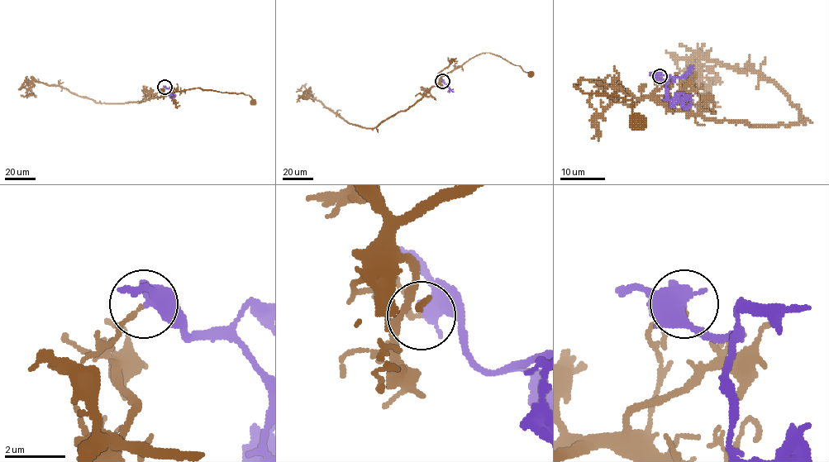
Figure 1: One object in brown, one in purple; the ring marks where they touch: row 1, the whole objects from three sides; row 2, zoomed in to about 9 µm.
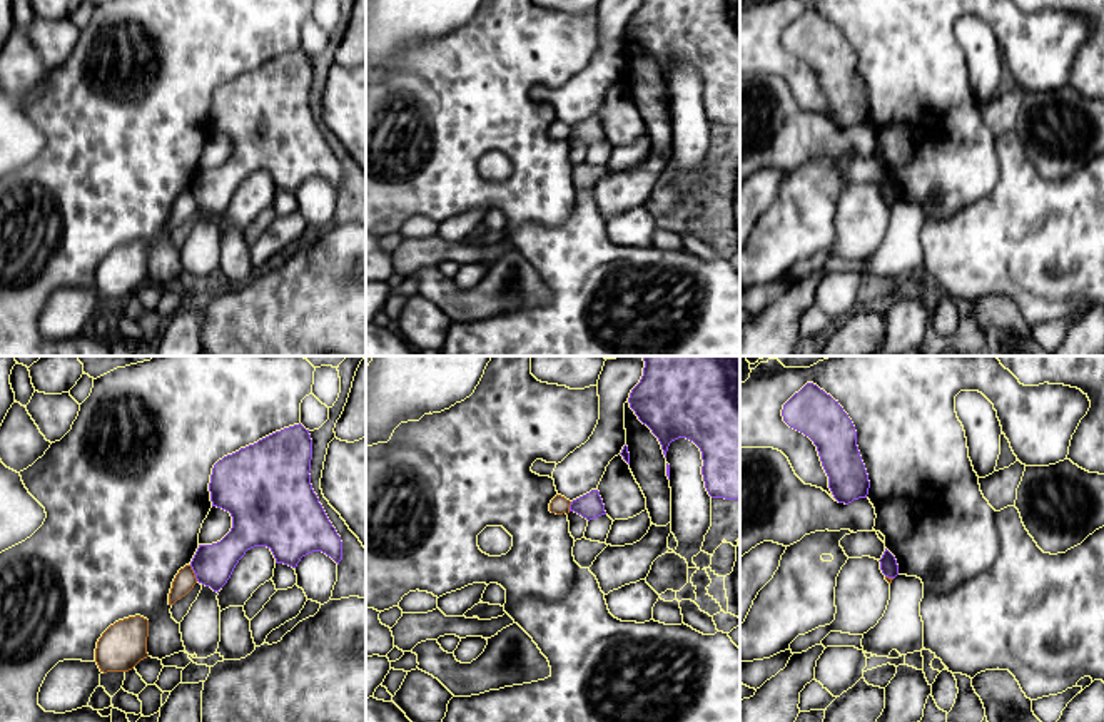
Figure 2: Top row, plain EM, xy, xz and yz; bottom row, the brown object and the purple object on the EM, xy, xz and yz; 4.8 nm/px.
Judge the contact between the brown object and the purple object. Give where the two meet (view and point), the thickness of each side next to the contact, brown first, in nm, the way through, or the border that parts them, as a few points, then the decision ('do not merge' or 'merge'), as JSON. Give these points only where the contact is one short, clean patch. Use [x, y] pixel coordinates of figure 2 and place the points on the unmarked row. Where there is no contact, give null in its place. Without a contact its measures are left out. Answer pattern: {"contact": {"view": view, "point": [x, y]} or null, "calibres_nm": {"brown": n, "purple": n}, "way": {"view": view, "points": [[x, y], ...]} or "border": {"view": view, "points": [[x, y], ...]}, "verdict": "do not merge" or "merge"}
{"contact": {"view": "xy", "point": [194, 199]}, "calibres_nm": {"brown": 100, "purple": 190}, "border": {"view": "xy", "points": [[189, 191], [197, 206]]}, "verdict": "do not merge"}

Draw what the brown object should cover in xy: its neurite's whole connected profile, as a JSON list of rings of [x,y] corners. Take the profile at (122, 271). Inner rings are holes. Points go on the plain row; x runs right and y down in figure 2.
[[[135,241],[110,251],[97,267],[100,297],[129,297],[147,284],[149,246]]]

